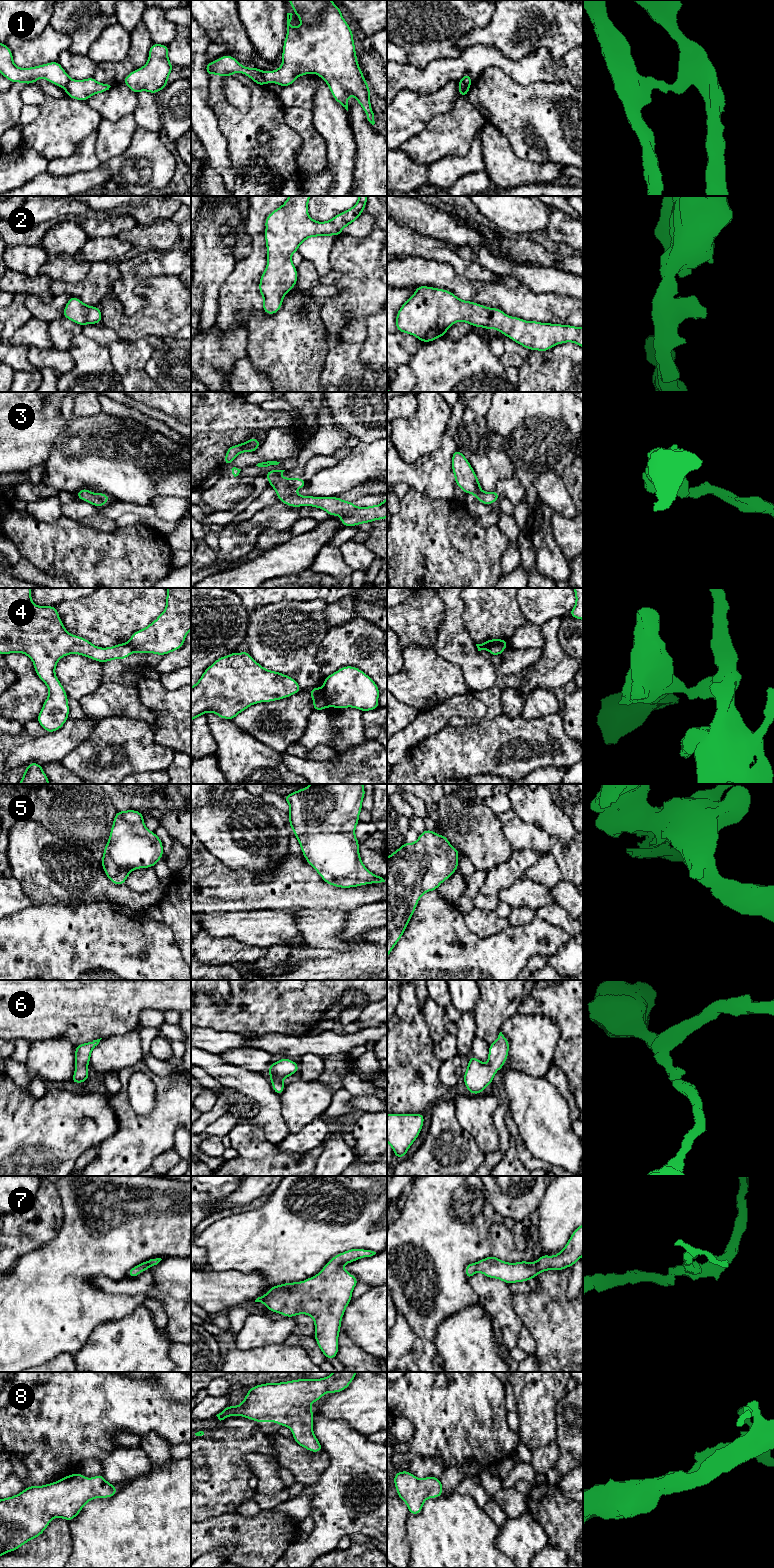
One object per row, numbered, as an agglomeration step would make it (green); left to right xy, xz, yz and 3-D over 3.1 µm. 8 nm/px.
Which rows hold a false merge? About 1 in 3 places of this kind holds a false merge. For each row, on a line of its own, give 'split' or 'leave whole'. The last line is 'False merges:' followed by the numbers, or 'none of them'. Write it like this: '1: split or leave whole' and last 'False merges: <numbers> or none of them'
1: split
2: leave whole
3: leave whole
4: split
5: leave whole
6: leave whole
7: leave whole
8: leave whole
False merges: 1, 4

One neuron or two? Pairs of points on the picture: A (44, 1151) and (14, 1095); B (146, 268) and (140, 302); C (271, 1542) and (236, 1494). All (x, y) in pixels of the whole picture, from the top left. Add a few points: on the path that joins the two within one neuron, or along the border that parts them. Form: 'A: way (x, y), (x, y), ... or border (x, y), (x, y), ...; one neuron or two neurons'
A: way (30, 1137), (14, 1121), (14, 1109); one neuron
B: way (138, 276), (133, 281), (133, 294); one neuron
C: border (235, 1511), (217, 1514), (212, 1517); two neurons

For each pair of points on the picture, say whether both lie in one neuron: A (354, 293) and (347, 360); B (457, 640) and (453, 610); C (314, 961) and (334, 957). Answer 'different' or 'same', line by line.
A: same
B: same
C: same

